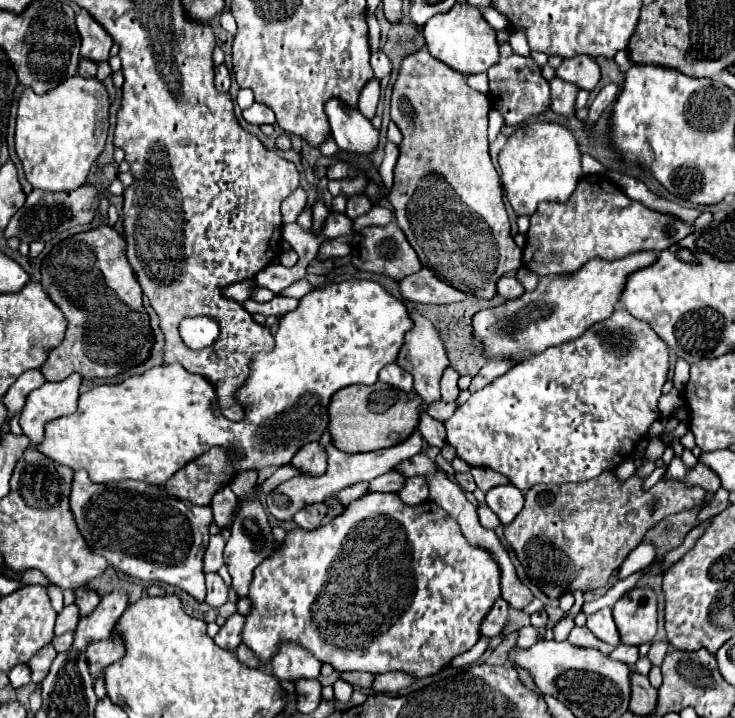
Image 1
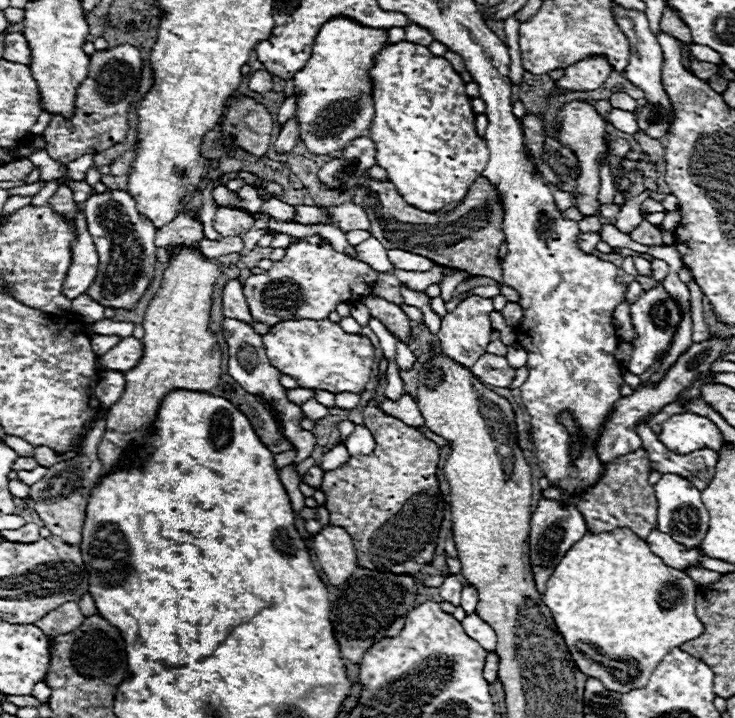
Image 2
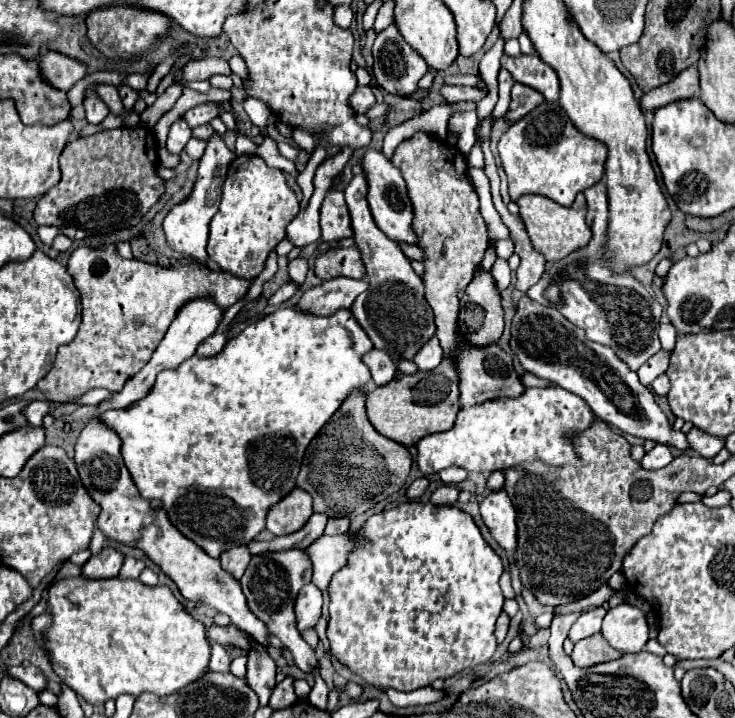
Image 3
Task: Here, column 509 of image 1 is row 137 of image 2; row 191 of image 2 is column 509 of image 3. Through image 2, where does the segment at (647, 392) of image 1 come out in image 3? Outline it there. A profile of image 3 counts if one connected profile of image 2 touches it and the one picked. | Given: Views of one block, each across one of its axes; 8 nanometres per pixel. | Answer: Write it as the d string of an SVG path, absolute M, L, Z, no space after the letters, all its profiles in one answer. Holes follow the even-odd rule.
M558 384L528 388L518 398L496 398L460 408L450 430L428 434L416 444L418 468L424 474L440 472L448 466L460 466L468 472L494 472L536 460L548 466L576 466L580 456L576 454L574 438L586 432L594 420L596 414L588 402Z

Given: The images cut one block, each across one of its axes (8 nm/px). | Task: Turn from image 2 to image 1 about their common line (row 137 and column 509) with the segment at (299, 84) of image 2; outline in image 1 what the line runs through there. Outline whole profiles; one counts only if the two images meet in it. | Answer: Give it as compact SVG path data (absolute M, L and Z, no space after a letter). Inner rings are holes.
M636 252L636 254L630 254L630 256L620 258L620 260L612 260L612 262L602 260L602 258L594 258L572 274L544 276L544 278L540 278L536 290L524 292L520 298L508 300L496 308L486 308L486 310L476 312L472 318L474 340L478 340L484 346L486 358L510 358L510 360L522 360L528 356L536 356L550 346L558 346L558 344L576 340L576 336L582 336L584 330L588 330L592 324L608 318L614 312L628 274L650 266L652 262L656 262L656 258L658 258L656 252Z

